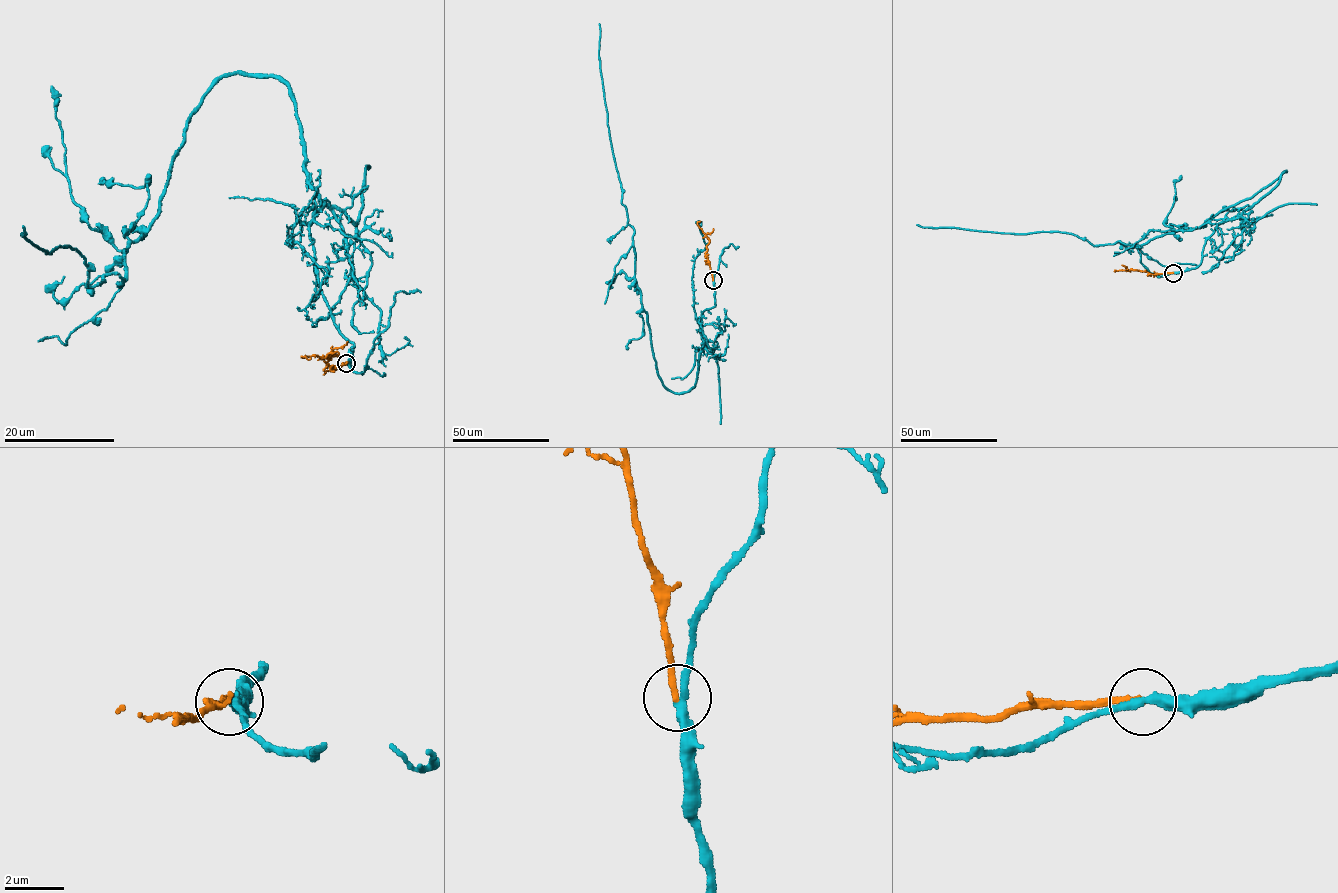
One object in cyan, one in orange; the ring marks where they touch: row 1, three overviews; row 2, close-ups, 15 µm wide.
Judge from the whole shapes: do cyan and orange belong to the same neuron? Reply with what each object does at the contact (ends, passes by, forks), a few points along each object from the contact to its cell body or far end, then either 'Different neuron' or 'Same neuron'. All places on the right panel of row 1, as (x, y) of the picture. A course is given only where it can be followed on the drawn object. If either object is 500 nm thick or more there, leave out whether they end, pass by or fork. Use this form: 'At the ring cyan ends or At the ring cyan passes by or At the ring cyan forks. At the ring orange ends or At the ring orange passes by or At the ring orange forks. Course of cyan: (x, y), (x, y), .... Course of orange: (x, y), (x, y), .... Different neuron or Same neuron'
At the ring cyan passes by. At the ring orange ends. Course of cyan: (1173, 273), (1196, 268), (1216, 226), (1250, 209), (1286, 171), (1200, 227), (1141, 245), (917, 224). Course of orange: (1173, 273), (1114, 271). Same neuron

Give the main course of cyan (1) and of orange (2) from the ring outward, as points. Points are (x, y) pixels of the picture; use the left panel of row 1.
1: (347, 364), (278, 79), (204, 95), (121, 285), (85, 286), (78, 253), (23, 225)
2: (347, 364), (330, 366), (325, 361), (336, 355), (301, 357), (311, 358)

